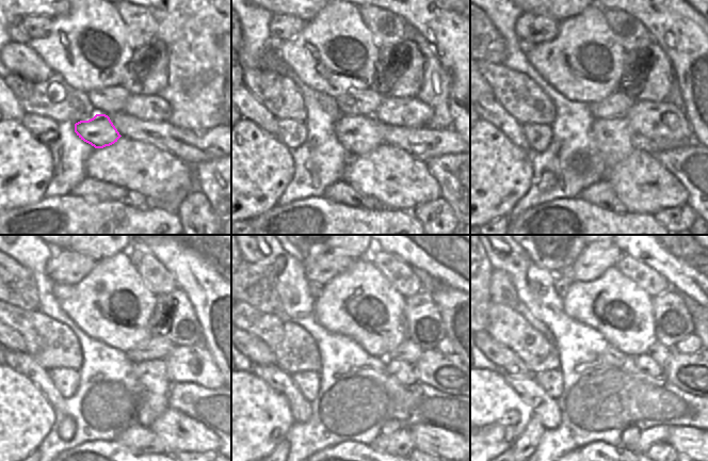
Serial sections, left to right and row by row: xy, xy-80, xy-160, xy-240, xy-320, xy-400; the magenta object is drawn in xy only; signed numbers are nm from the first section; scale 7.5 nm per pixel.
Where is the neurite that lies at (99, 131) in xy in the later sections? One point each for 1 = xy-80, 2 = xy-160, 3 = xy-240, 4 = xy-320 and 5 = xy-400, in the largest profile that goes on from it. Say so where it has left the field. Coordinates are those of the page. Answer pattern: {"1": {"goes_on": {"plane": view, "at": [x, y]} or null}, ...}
{"1": {"goes_on": {"plane": "xy-80", "at": [358, 134]}}, "2": {"goes_on": {"plane": "xy-160", "at": [614, 138]}}, "3": {"goes_on": {"plane": "xy-240", "at": [151, 375]}}, "4": {"goes_on": {"plane": "xy-320", "at": [403, 371]}}, "5": {"goes_on": {"plane": "xy-400", "at": [644, 362]}}}

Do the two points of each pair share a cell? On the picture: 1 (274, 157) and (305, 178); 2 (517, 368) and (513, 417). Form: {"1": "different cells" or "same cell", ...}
{"1": "different cells", "2": "different cells"}

